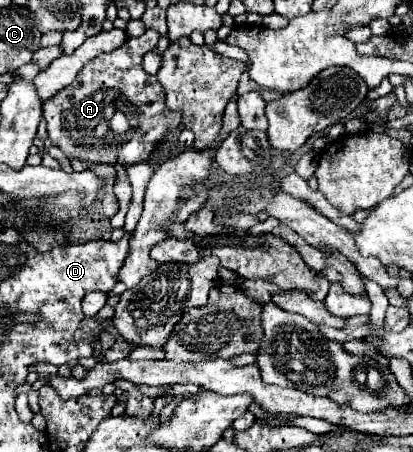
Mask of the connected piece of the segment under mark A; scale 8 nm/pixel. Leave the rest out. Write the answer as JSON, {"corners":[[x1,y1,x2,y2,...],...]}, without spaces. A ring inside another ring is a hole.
{"corners":[[146,30,138,38,128,38,120,48,90,60,78,72,74,84,44,102,42,108,48,136,68,158,104,164,120,162,122,166,148,162,166,134,178,128,180,112,168,110,162,84,156,76,142,70,142,58,156,48,158,38,160,34,156,30],[116,100,122,102,120,114,114,106],[116,120,122,120,120,128,116,126]]}

